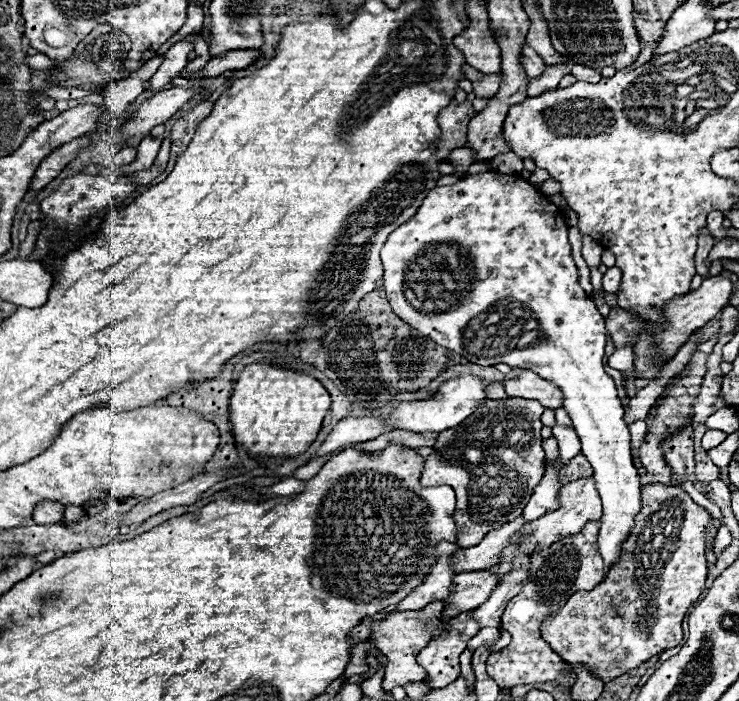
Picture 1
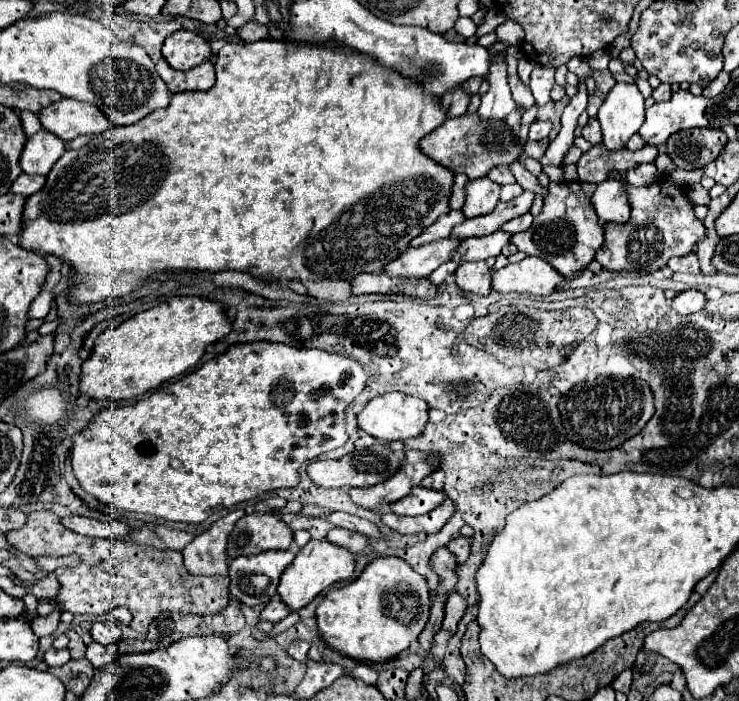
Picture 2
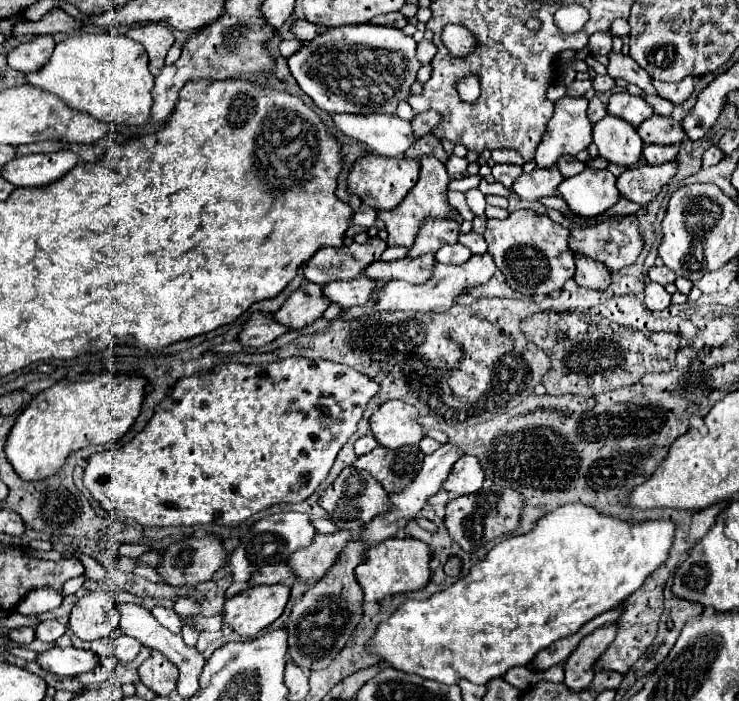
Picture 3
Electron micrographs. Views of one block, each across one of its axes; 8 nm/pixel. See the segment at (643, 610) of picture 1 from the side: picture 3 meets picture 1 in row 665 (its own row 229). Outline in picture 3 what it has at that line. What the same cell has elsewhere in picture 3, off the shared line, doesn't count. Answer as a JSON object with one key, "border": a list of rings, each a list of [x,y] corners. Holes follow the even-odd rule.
{"border":[[[612,216],[594,226],[572,228],[568,244],[570,244],[570,250],[576,252],[578,256],[586,256],[596,262],[602,262],[610,272],[616,272],[626,266],[632,266],[638,260],[644,248],[644,236],[640,232],[638,216]]]}

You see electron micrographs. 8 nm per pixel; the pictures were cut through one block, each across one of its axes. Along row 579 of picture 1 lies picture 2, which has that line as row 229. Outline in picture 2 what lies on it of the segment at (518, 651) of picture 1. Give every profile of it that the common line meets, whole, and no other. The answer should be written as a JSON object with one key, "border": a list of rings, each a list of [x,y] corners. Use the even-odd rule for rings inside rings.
{"border":[[[552,182],[548,188],[550,188],[550,194],[544,198],[544,208],[534,218],[532,228],[526,232],[514,234],[512,242],[518,246],[520,252],[526,252],[530,256],[538,256],[550,262],[564,278],[568,278],[572,272],[592,262],[596,250],[604,242],[604,230],[590,204],[590,196],[596,184],[586,184],[586,182],[554,184]]]}

